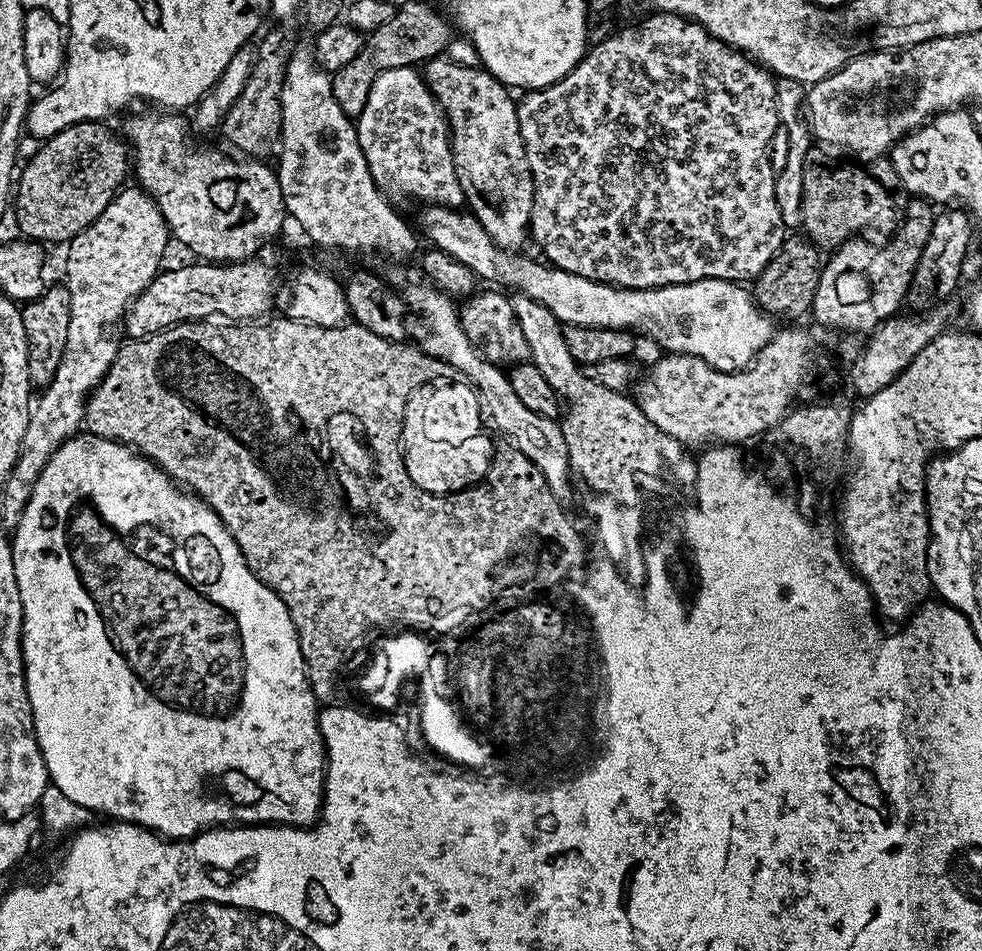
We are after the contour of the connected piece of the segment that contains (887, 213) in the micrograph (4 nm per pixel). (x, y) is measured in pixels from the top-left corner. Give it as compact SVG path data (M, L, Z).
M852 166L856 168L816 168L805 171L804 191L802 192L802 232L817 249L835 250L847 240L853 239L857 234L864 234L867 228L876 232L895 233L900 227L902 212L896 209L896 200L892 192L872 172L867 172L867 167Z

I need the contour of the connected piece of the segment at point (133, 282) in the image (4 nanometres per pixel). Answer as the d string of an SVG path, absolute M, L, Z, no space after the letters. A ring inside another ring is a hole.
M129 186L121 187L120 191L116 193L116 196L110 202L110 206L106 206L106 210L102 210L102 214L98 214L98 218L94 223L90 226L86 226L86 230L82 230L82 234L78 234L67 245L68 257L64 260L64 277L62 277L62 280L70 290L70 330L66 334L66 346L62 350L62 362L58 366L58 370L54 374L54 378L48 384L48 387L43 389L41 396L44 397L42 397L40 401L37 399L35 403L31 405L28 413L26 434L22 438L22 446L20 447L20 453L16 459L16 465L14 466L14 470L10 470L10 474L6 478L6 482L2 485L2 492L4 492L4 512L9 516L9 518L7 517L9 521L19 521L20 515L24 512L24 507L28 502L30 502L30 496L34 494L36 483L38 482L40 475L42 474L42 470L46 466L46 462L49 458L58 451L62 444L67 443L68 440L71 440L73 436L77 435L77 433L81 431L84 423L84 404L88 401L88 396L92 393L93 388L97 388L97 386L100 385L100 380L110 370L110 366L116 357L116 352L121 346L121 341L119 339L116 340L116 328L118 332L118 325L123 321L129 309L131 309L133 300L142 294L142 290L146 290L148 288L148 284L153 278L155 278L156 273L161 271L162 264L160 264L160 259L163 258L164 251L168 248L168 240L170 244L169 226L167 222L164 221L164 216L156 205L156 201L153 200L143 188L139 186L133 186L133 188L128 187Z

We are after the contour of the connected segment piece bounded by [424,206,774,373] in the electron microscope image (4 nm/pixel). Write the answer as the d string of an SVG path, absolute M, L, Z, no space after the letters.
M428 206L428 207L425 207L425 209L426 210L424 212L424 232L426 235L429 236L430 239L432 239L431 247L433 249L439 250L441 252L445 252L446 255L449 256L450 258L454 258L458 262L462 262L462 266L466 266L467 268L469 268L469 270L472 271L473 276L479 278L481 281L489 280L489 282L492 283L489 285L499 286L501 289L504 289L504 290L509 290L508 288L516 288L516 289L512 289L512 290L515 290L517 293L519 293L519 295L528 296L534 302L542 302L542 306L546 306L546 310L550 310L550 314L554 314L554 318L558 318L561 322L561 325L573 324L574 326L582 326L583 328L619 328L621 330L631 330L633 333L636 333L636 334L639 334L639 332L645 332L646 335L653 336L654 339L660 340L660 344L662 347L664 347L663 351L665 353L679 354L681 356L697 356L698 358L702 358L702 360L704 362L708 363L709 366L716 368L718 371L722 371L722 372L726 372L726 373L739 372L741 369L745 369L745 368L749 367L749 365L751 365L753 363L753 361L755 360L758 352L760 350L762 350L762 348L764 346L766 346L766 344L768 342L770 342L772 335L774 333L774 326L772 326L771 318L768 317L766 313L760 312L761 305L759 303L757 303L757 301L754 299L751 291L749 291L749 289L747 287L741 286L739 283L733 282L731 280L695 280L694 282L690 282L689 284L671 284L670 286L666 286L665 288L618 288L618 287L616 287L615 284L600 284L596 280L591 280L590 278L582 278L578 274L570 274L566 270L562 270L561 268L555 267L547 262L541 262L539 259L537 259L538 261L531 260L531 258L528 256L520 256L520 255L524 255L524 254L517 254L515 251L498 247L494 243L494 241L490 238L490 234L486 234L486 230L484 229L484 227L480 223L477 222L475 216L469 214L467 211L453 210L447 206Z

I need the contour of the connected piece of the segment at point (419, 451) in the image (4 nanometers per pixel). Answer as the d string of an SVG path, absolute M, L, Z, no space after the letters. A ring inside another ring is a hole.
M460 378L431 380L410 394L407 410L406 467L413 484L433 496L447 496L483 480L492 464L494 443L480 420L480 403L471 384Z

